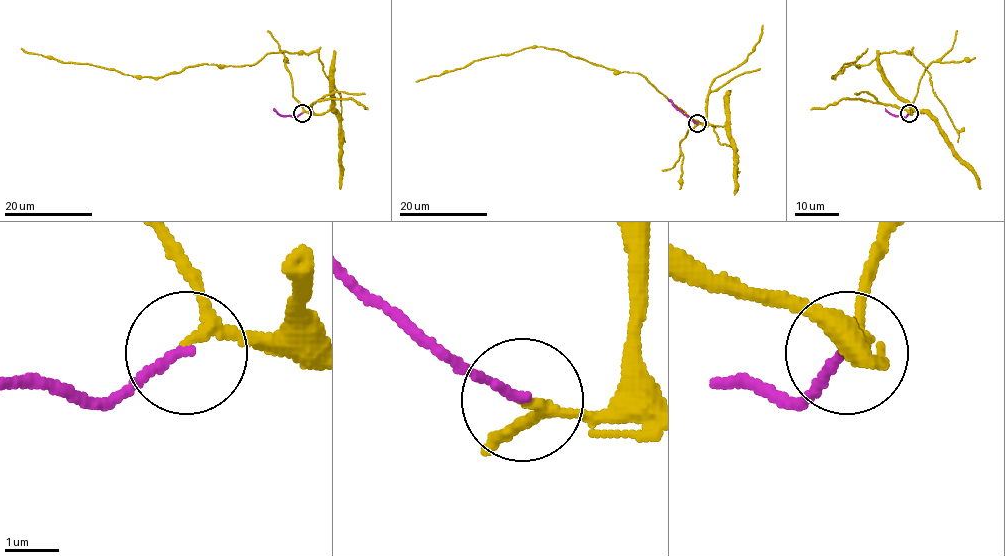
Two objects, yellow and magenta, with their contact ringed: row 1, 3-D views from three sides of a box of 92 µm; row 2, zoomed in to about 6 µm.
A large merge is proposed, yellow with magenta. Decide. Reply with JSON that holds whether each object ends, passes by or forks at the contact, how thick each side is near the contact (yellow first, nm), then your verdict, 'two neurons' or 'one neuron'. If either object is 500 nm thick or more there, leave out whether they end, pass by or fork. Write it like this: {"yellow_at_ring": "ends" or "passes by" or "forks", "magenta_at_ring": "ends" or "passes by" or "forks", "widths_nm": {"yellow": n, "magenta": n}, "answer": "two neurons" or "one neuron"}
{"yellow_at_ring": "passes by", "magenta_at_ring": "ends", "widths_nm": {"yellow": 160, "magenta": 160}, "answer": "one neuron"}

